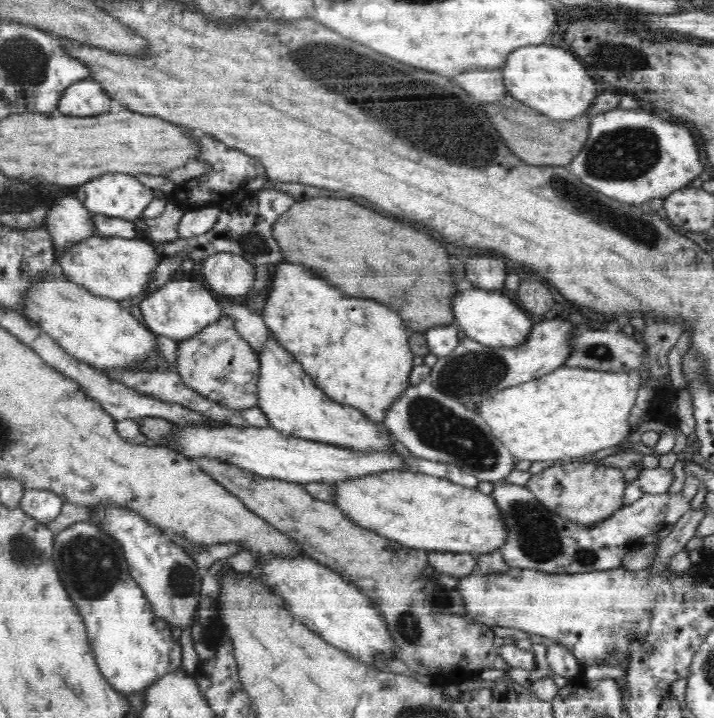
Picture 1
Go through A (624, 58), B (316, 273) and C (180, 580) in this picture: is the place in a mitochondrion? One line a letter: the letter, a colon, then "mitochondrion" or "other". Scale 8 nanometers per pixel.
A: mitochondrion
B: other
C: mitochondrion

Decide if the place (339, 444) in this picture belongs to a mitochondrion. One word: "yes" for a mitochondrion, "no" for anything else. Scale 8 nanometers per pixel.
no

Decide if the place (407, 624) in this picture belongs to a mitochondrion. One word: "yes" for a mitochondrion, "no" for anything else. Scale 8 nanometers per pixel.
yes

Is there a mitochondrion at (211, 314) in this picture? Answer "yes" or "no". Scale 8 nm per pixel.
no

